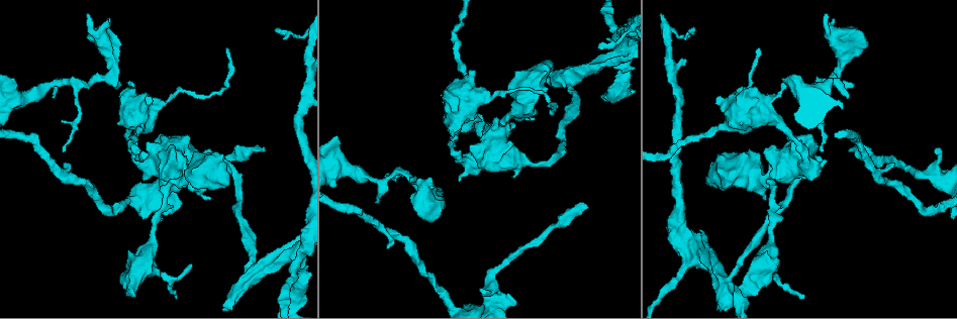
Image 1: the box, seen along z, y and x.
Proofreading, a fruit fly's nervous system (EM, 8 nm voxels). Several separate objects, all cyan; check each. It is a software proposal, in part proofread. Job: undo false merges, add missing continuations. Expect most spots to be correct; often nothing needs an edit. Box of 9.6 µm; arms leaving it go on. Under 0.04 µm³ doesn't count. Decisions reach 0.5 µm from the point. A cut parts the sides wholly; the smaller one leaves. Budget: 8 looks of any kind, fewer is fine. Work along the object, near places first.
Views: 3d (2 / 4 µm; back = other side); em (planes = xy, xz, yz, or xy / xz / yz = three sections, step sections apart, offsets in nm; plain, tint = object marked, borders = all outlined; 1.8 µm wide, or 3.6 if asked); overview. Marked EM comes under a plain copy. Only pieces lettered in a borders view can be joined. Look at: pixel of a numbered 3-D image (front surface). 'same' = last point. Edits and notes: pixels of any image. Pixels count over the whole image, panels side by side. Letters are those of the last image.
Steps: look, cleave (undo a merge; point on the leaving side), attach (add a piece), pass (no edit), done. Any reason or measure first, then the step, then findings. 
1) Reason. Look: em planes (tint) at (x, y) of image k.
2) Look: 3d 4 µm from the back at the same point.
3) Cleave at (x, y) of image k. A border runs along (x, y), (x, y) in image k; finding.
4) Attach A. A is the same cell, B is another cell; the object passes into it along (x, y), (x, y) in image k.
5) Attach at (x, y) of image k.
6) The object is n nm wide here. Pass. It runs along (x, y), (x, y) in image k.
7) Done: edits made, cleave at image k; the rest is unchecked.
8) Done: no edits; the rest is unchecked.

Four or more arms meet. Look: 3d 4 µm at (702, 255) of image 1.

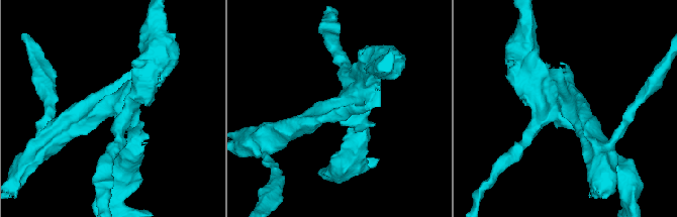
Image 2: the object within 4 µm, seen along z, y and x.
Look: em yz step 8 (tint) at (346, 101) of image 2.

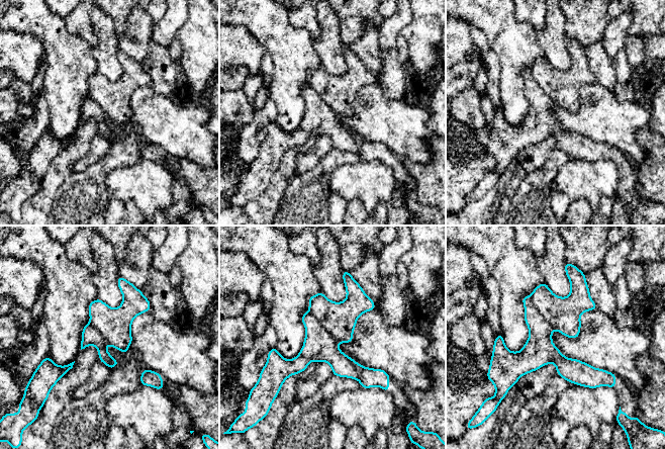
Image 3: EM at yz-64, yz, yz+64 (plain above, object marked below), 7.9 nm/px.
Look: em planes (borders) at the same point.

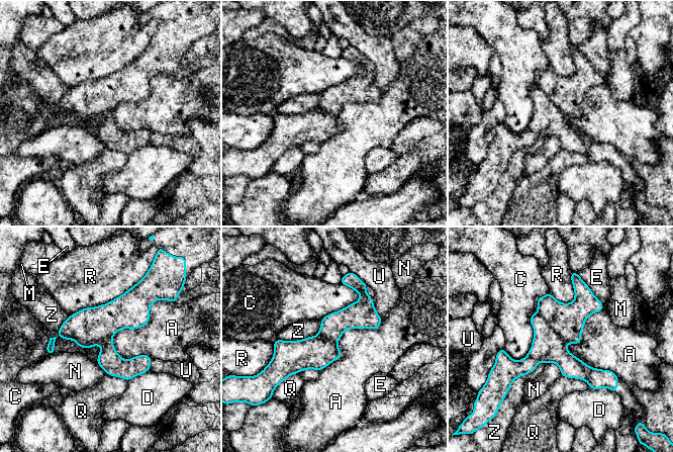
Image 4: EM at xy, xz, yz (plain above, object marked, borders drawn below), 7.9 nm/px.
Pass. A, C, D, E, M, N, Q, R, U and Z are other cells; a border runs along (166, 299), (113, 336), (122, 359) in image 4; one cell here.

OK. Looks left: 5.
Look: em xz step 8 (tint) at (570, 80) of image 1.

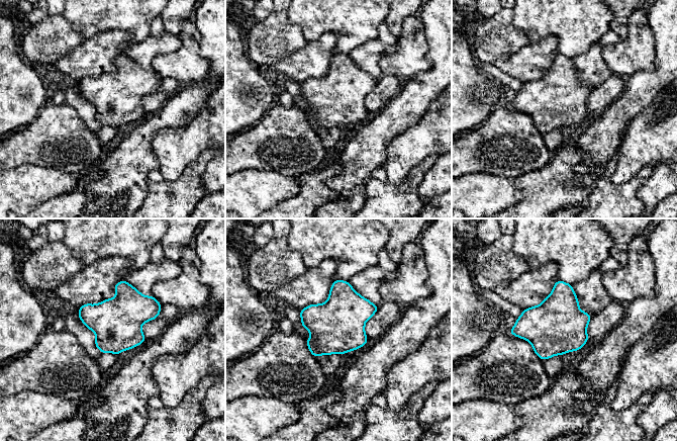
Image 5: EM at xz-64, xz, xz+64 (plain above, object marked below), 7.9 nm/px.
What lies round it. Look: em xz step 8 (borders) at the same point.

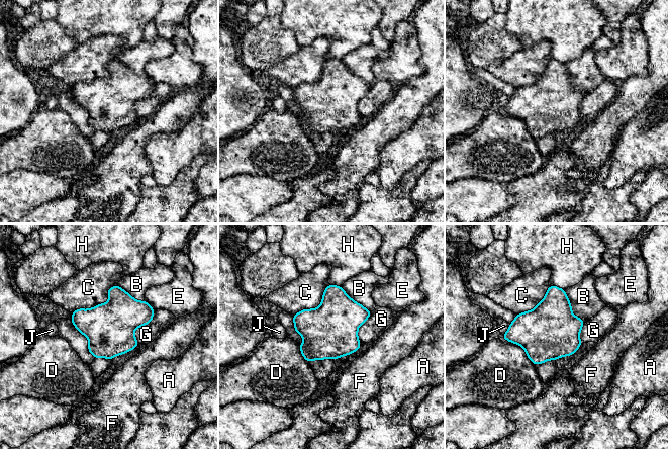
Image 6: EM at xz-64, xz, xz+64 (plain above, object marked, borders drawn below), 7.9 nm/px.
Pass. A, B, C, D, E, F, G, H and J are other cells; a border runs along (564, 290), (571, 311), (584, 322) in image 6; one cell here.

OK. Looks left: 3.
An open end. Look: 3d 4 µm at (850, 148) of image 1.

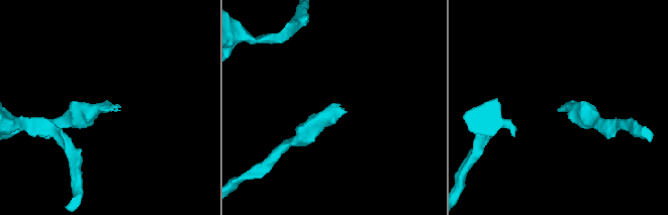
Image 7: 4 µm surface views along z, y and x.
Look: em planes (borders) at (117, 107) of image 7.

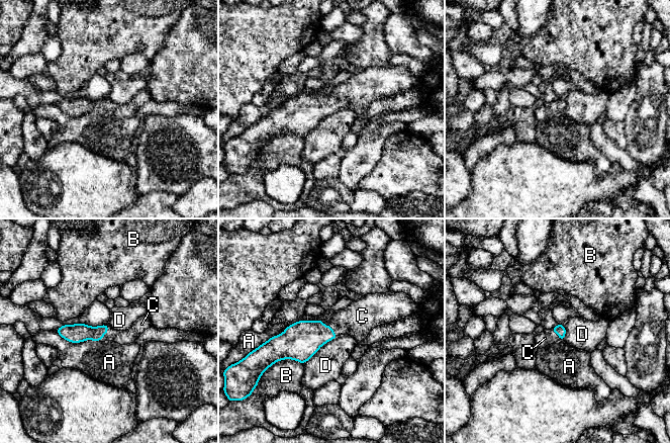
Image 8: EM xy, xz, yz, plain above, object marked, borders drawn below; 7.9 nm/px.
Attach C. C is the same cell, A, B and D are other cells; the object passes into it along (304, 342), (331, 327), (361, 317) in image 8; the cell continues.

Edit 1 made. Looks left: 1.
Done: edits made, attach at image 8; the rest is unchecked.

